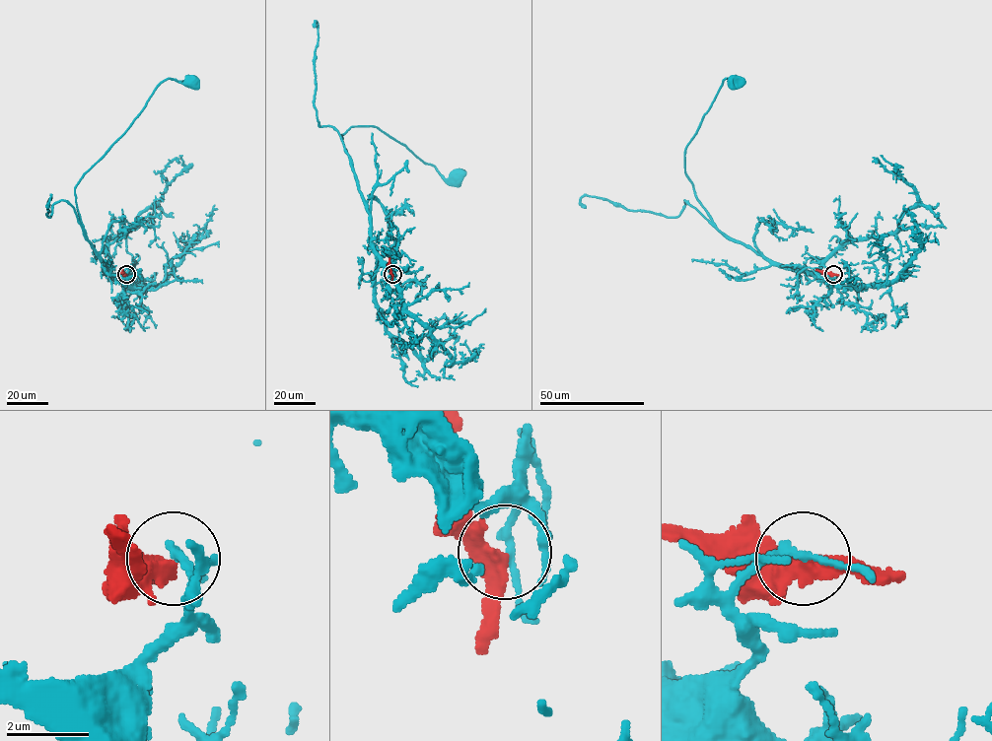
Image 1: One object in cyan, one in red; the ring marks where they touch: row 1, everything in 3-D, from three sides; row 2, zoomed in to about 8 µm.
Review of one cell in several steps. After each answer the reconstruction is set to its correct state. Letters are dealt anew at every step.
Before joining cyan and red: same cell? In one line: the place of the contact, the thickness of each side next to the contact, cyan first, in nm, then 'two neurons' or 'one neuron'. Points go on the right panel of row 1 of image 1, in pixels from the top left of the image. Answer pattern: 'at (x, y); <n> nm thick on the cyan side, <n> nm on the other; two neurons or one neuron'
at (833, 274); 170 nm thick on the cyan side, 340 nm on the other; two neurons

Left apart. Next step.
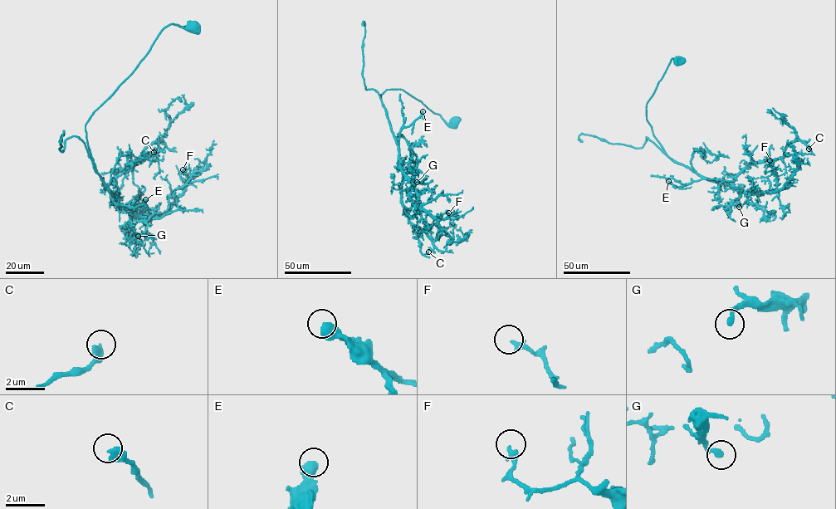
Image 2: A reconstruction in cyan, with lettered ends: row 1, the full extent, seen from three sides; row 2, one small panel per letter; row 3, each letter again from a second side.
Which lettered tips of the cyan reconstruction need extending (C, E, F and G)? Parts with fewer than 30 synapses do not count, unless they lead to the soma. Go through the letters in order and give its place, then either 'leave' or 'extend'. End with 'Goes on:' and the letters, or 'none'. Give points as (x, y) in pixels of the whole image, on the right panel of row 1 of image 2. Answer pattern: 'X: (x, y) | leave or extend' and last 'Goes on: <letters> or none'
C: (809, 149) | leave
E: (668, 181) | extend
F: (770, 160) | leave
G: (739, 207) | leave
Goes on: E

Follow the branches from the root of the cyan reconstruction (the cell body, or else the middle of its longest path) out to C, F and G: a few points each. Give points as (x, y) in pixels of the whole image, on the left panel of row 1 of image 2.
C: (190, 26), (166, 26), (135, 70), (85, 124), (95, 168), (114, 201), (118, 201), (116, 173), (154, 152)
F: (190, 26), (166, 26), (85, 127), (96, 172), (131, 215), (164, 212), (190, 177), (183, 169)
G: (190, 26), (166, 26), (135, 70), (85, 124), (95, 168), (112, 199), (132, 220), (147, 224), (138, 236)

